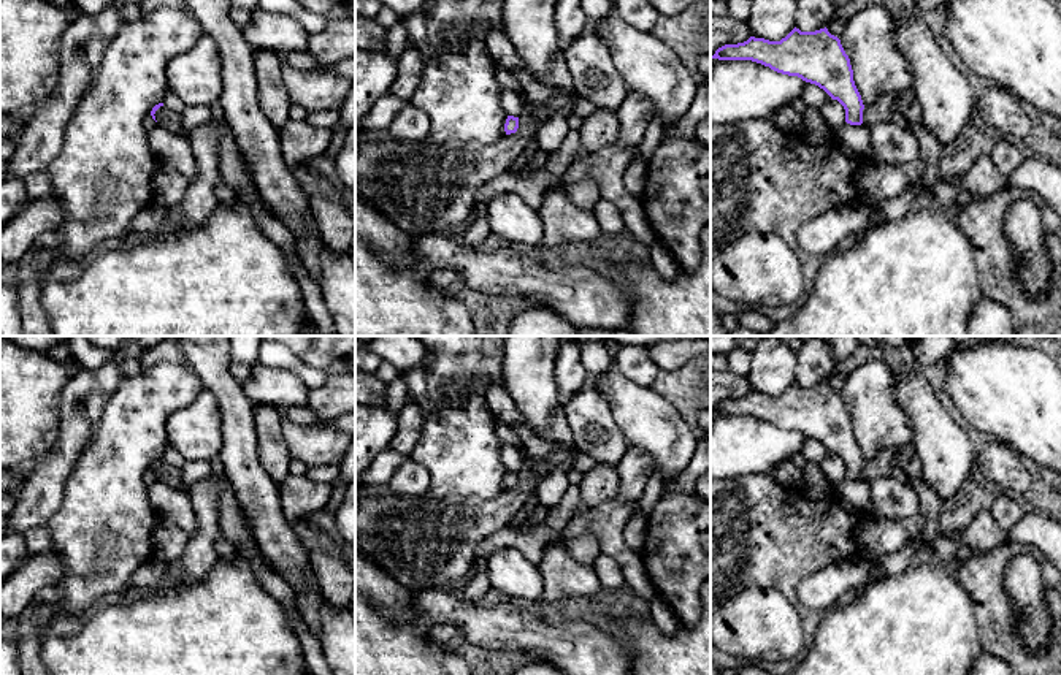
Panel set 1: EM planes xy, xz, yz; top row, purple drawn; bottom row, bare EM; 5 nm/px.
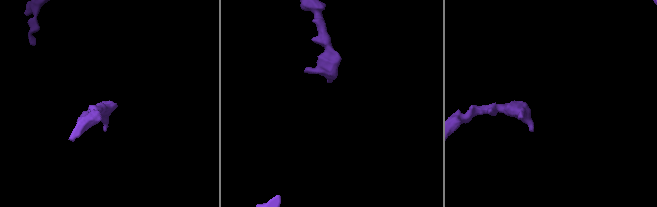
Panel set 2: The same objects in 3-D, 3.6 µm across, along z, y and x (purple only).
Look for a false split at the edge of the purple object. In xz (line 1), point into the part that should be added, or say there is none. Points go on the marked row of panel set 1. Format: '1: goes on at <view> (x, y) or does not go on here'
1: does not go on here

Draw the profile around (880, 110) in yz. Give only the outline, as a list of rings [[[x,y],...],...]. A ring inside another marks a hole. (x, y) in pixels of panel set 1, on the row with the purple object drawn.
[[[883,93],[863,109],[863,125],[869,127],[879,122],[890,122],[894,108],[894,95]]]

